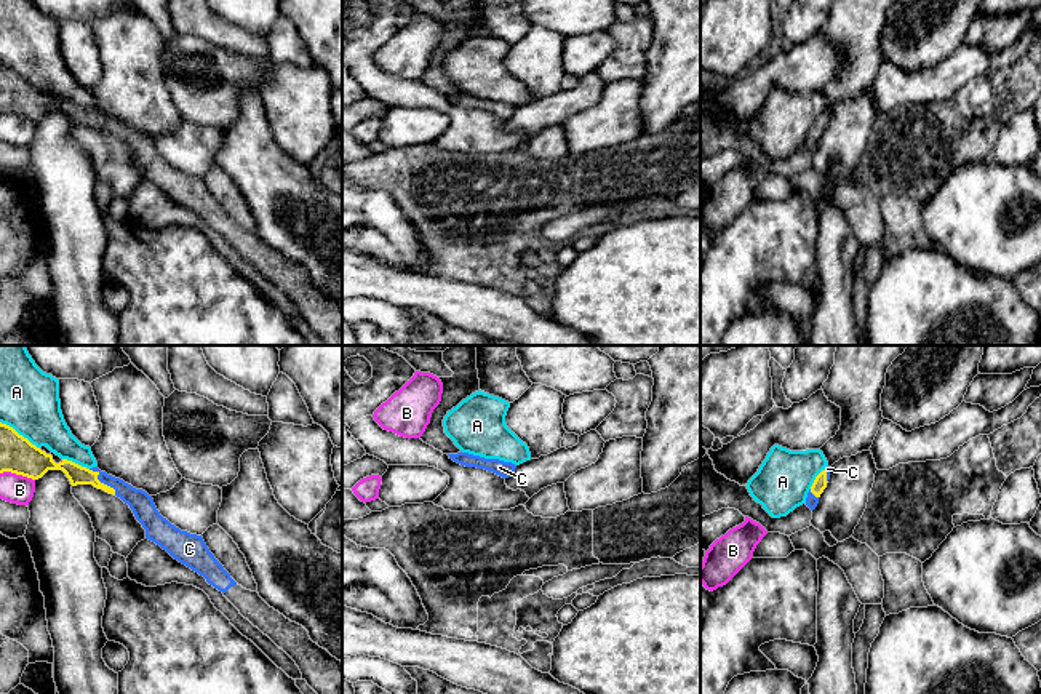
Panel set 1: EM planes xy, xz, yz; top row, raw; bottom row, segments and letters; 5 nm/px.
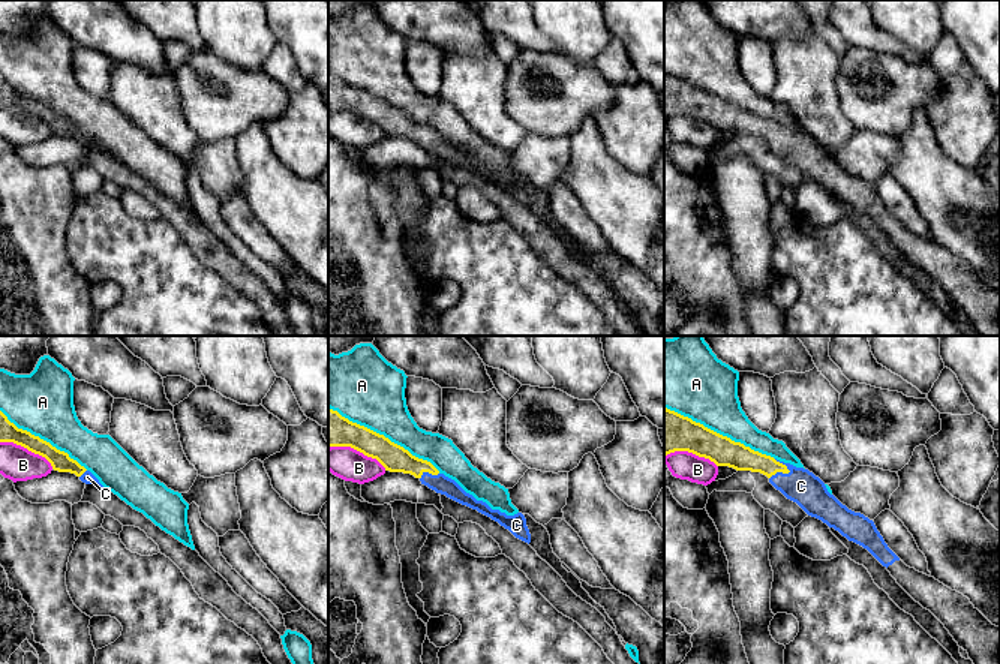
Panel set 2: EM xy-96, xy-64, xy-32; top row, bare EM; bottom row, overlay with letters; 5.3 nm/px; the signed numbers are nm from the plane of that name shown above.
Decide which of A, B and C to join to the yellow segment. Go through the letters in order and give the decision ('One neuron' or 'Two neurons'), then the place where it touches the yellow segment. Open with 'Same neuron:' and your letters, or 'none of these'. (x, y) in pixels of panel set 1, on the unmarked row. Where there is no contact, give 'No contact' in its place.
Same neuron: C
A: Two neurons. Touches yellow at xy (18, 75)
B: Two neurons. Touches yellow at xy (18, 115)
C: One neuron. Touches yellow at xy (99, 123)

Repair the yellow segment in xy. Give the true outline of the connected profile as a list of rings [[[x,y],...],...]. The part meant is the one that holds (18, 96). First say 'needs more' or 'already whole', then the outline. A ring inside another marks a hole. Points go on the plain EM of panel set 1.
needs more; [[[0,64],[0,115],[11,114],[38,122],[48,112],[62,112],[72,128],[93,126],[120,139],[146,171],[146,181],[160,187],[174,201],[222,233],[245,261],[296,304],[302,321],[320,337],[323,345],[342,345],[342,304],[313,285],[302,267],[270,249],[257,233],[238,227],[209,193],[201,177],[171,166],[160,157],[152,138],[146,133],[136,131],[98,109],[86,110],[67,101],[56,106],[51,96],[32,86],[13,69]]]

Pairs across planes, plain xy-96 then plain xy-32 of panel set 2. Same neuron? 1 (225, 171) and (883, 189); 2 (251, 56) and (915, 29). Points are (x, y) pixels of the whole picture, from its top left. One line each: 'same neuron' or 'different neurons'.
1: different neurons
2: same neuron

